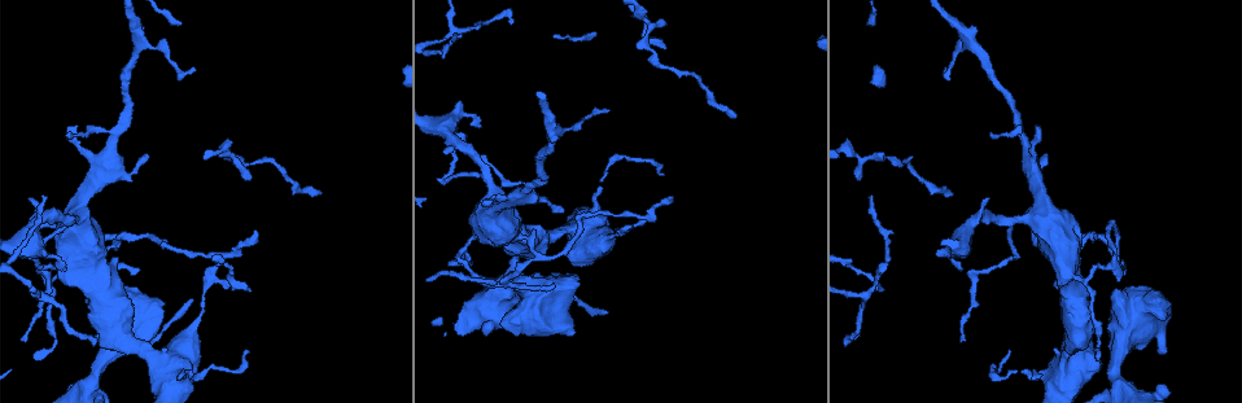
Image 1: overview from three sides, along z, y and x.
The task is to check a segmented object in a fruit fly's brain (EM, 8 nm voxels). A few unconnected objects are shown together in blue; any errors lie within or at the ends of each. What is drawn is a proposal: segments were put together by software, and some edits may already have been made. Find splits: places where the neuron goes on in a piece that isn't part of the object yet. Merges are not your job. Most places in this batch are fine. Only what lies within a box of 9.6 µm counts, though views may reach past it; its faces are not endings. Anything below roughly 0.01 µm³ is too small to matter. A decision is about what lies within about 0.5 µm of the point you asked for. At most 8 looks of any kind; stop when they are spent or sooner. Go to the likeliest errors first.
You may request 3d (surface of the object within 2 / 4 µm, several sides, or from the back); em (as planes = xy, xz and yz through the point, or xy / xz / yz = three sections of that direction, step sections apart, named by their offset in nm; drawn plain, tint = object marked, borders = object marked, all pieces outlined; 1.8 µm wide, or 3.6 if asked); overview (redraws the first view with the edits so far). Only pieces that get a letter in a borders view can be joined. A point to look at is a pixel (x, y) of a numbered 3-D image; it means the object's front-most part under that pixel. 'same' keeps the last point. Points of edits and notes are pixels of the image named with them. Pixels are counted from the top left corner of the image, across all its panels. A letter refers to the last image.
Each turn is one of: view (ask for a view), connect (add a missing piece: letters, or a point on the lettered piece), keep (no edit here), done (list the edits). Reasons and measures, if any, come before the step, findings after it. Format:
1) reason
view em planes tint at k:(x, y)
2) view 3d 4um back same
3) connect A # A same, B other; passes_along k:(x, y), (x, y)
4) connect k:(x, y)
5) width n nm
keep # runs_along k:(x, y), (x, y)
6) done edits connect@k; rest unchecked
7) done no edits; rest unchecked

thin end
view em 3.6um planes tint at 1:(251, 291)

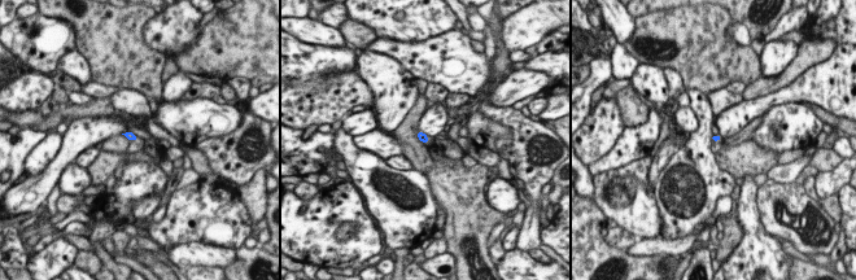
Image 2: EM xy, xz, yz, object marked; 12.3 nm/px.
view em 3.6um planes borders same

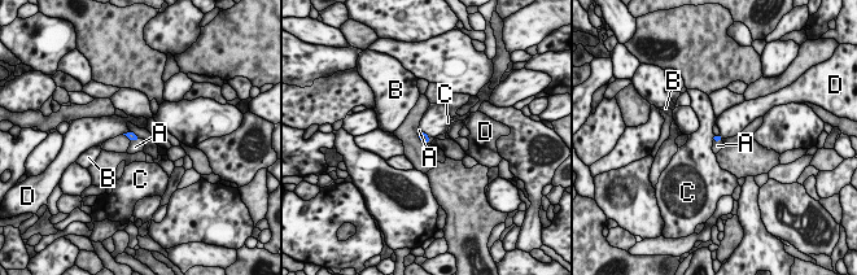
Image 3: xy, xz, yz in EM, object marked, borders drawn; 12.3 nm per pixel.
longest_contact D 120 nm
connect A # A same, B other, C other, D other; passes_along 3:(130, 135), (135, 139), (135, 147); it goes on there

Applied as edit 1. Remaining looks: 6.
see it whole again
view overview

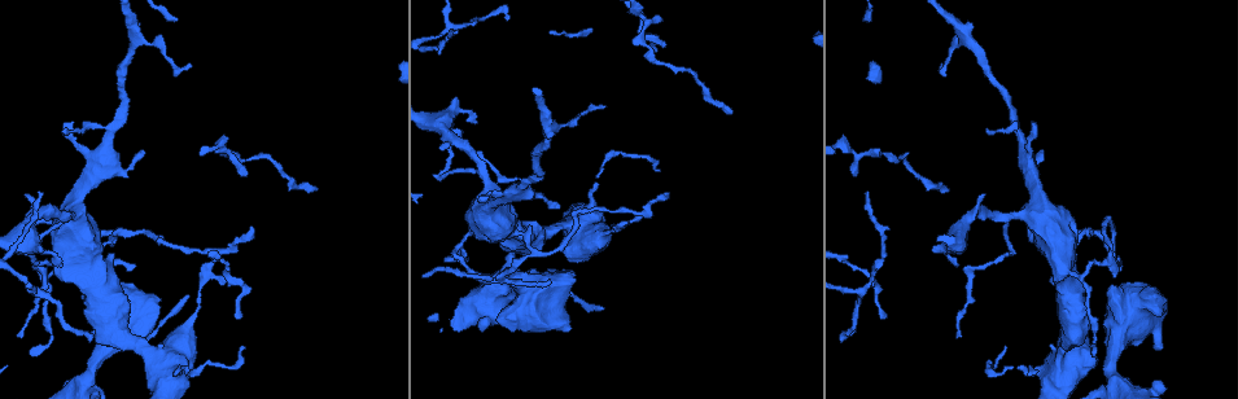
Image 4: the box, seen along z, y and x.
free end
view em planes plain at 4:(187, 295)

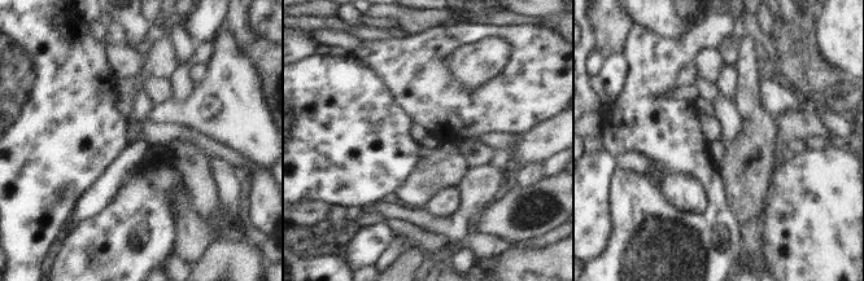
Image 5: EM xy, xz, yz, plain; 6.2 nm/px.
view em planes borders same

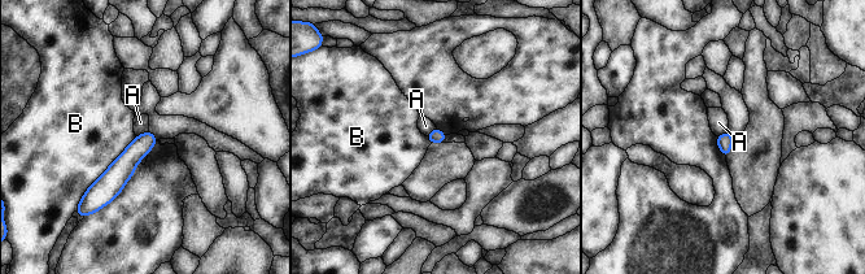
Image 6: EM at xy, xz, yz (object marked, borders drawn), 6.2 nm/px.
width 80 nm
keep # A other, B other; runs_along 6:(148, 135), (148, 139), (96, 196); none of them fits

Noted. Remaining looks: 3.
view em planes borders at 4:(475, 125)

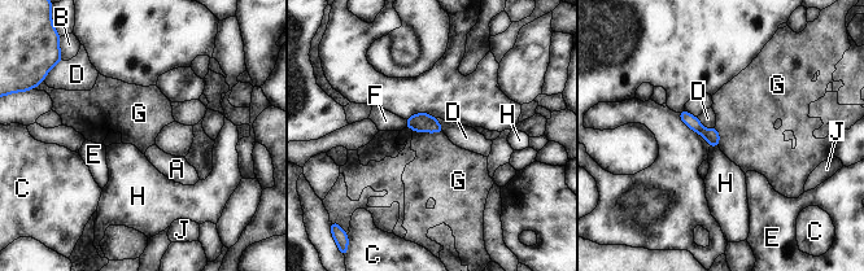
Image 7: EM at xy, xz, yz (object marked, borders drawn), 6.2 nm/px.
keep # A other, B other, C other, D other, E other, F other, G other, H other, J other; border 7:(413, 130), (443, 132); none of them fits

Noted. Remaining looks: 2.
done edits connect@3; rest unchecked

